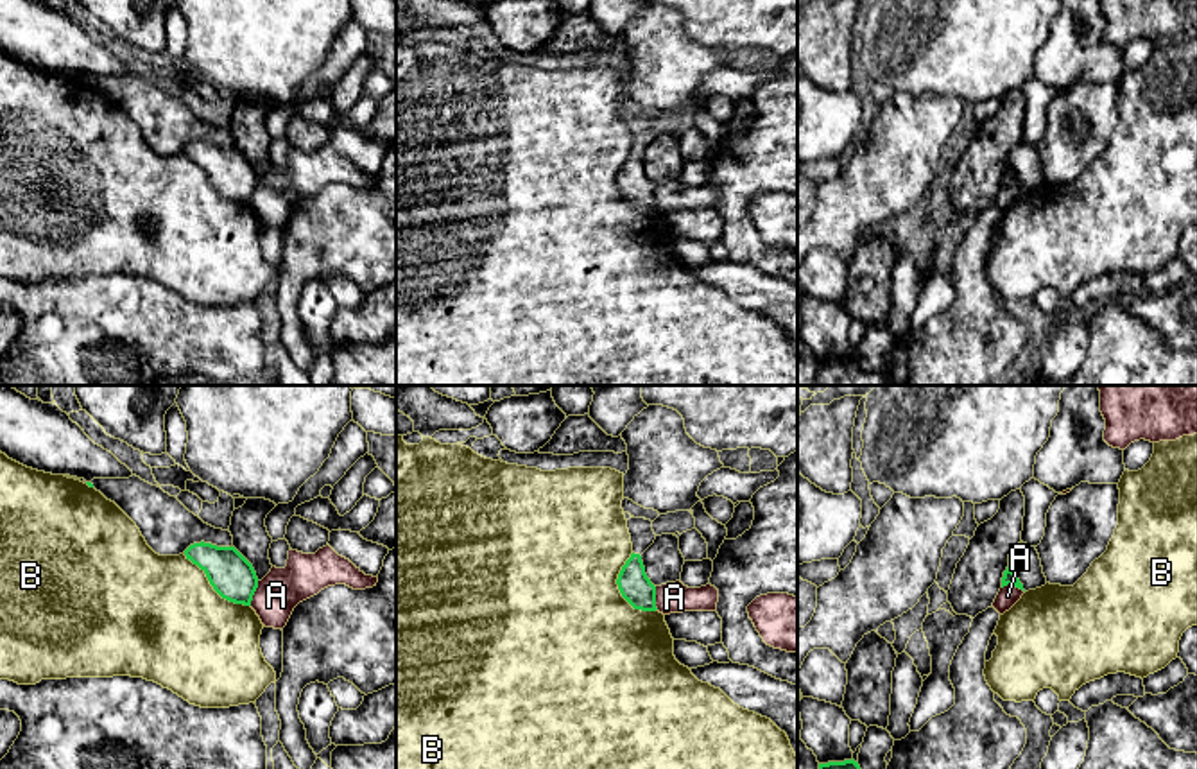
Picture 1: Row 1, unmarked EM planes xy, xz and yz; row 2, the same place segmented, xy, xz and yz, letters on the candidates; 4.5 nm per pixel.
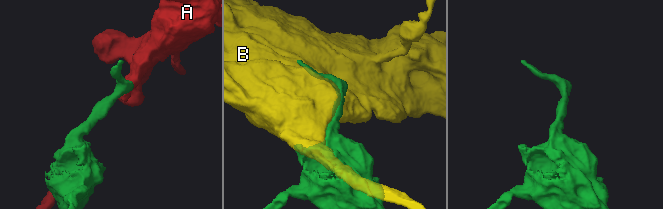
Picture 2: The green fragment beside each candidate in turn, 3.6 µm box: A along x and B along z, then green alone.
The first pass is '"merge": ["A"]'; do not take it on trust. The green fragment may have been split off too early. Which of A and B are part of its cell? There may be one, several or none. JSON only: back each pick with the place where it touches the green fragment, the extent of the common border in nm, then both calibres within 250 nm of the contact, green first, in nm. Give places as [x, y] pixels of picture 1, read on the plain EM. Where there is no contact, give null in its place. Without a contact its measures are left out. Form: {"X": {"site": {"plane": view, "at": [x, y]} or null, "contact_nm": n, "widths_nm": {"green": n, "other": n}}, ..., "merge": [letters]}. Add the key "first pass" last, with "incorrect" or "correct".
{"merge": [], "first pass": "incorrect"}

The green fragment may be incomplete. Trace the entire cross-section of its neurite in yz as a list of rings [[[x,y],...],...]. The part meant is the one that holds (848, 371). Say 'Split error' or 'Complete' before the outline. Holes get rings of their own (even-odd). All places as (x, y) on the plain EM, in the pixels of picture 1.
Complete. [[[853,357],[828,360],[819,362],[814,385],[883,385],[883,375],[862,369]]]

